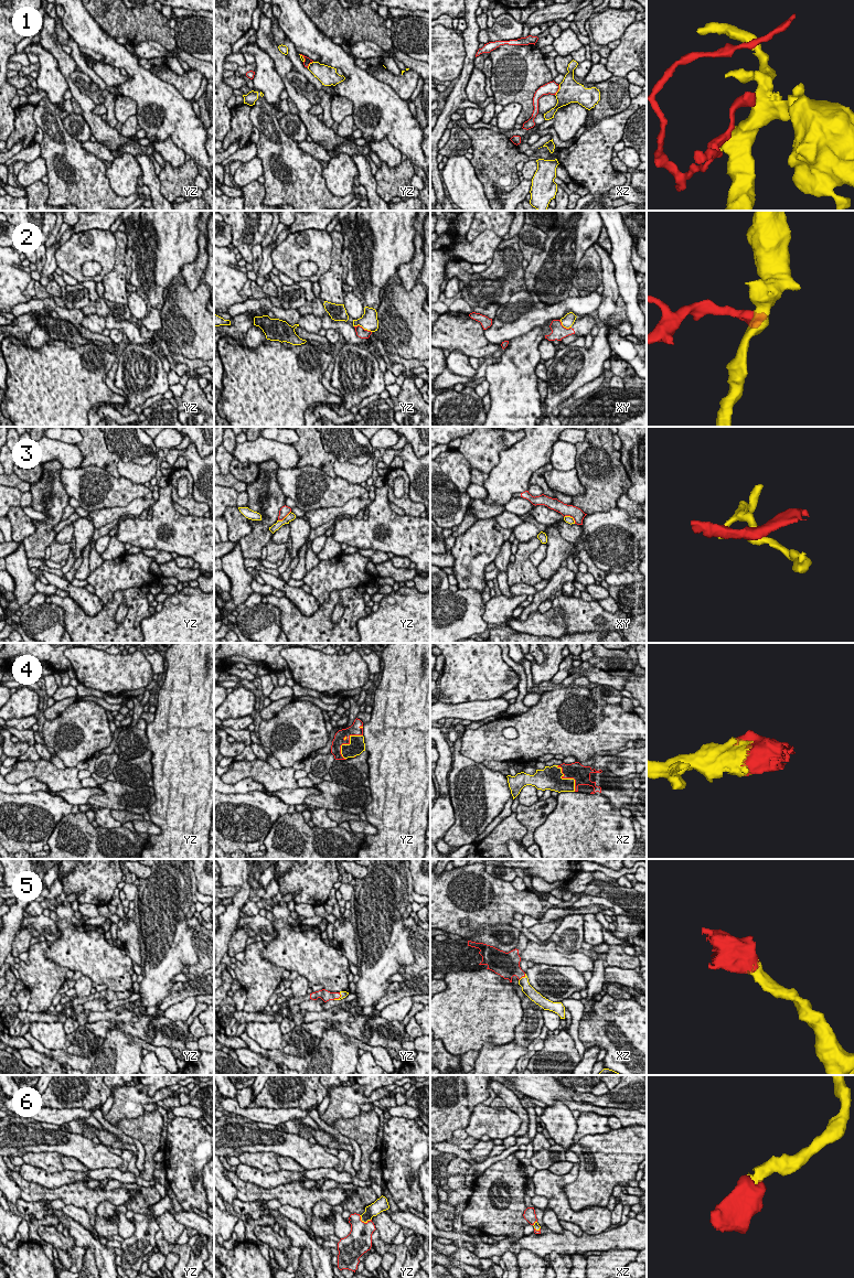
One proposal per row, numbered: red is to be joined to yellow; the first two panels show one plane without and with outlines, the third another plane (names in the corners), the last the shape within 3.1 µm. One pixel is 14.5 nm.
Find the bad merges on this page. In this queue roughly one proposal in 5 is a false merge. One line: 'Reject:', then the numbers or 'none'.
Reject: 1, 2, 3

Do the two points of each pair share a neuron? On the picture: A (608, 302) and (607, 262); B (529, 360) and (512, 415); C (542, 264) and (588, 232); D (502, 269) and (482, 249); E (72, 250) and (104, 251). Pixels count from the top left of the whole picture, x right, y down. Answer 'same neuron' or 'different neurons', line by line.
A: same neuron
B: same neuron
C: same neuron
D: different neurons
E: same neuron

